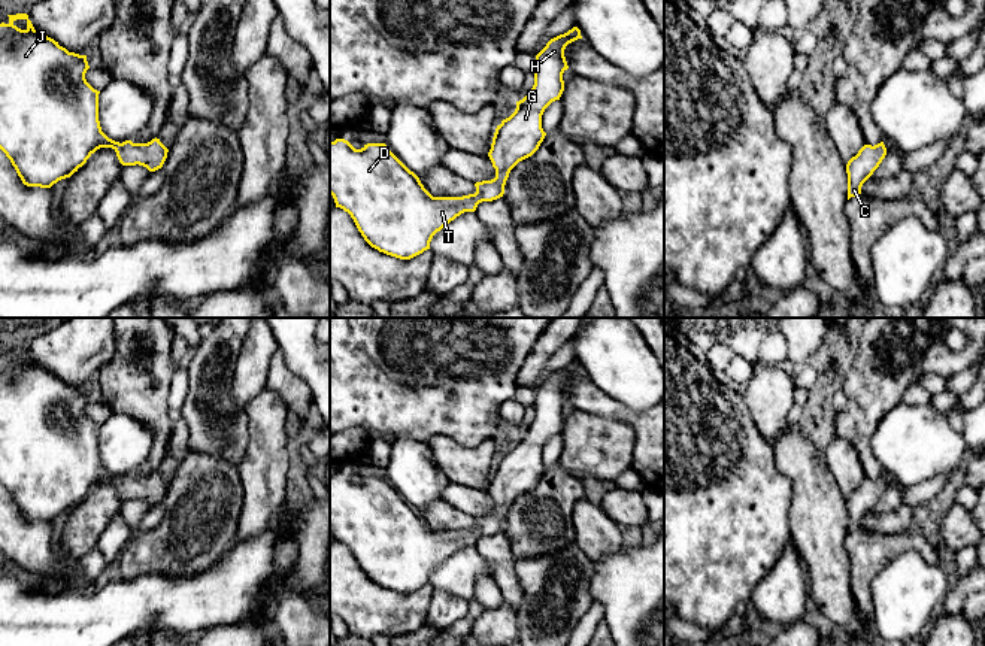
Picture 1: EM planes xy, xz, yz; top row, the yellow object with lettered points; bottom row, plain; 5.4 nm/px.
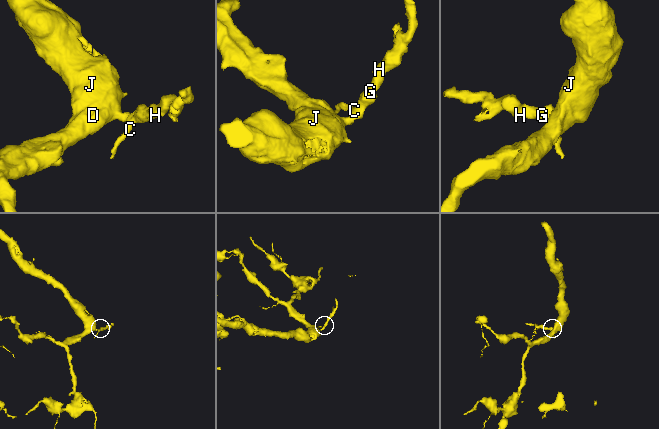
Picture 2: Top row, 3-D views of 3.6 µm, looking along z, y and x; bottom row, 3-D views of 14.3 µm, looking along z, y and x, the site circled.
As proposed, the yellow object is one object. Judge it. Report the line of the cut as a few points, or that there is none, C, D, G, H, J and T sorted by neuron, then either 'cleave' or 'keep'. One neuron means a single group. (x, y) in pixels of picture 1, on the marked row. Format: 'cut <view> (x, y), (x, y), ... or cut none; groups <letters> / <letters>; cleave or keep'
cut none; groups C D G H J T; keep

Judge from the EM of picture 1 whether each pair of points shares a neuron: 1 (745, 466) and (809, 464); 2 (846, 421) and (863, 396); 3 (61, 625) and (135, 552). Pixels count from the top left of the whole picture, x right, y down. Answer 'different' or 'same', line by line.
1: different
2: same
3: different

